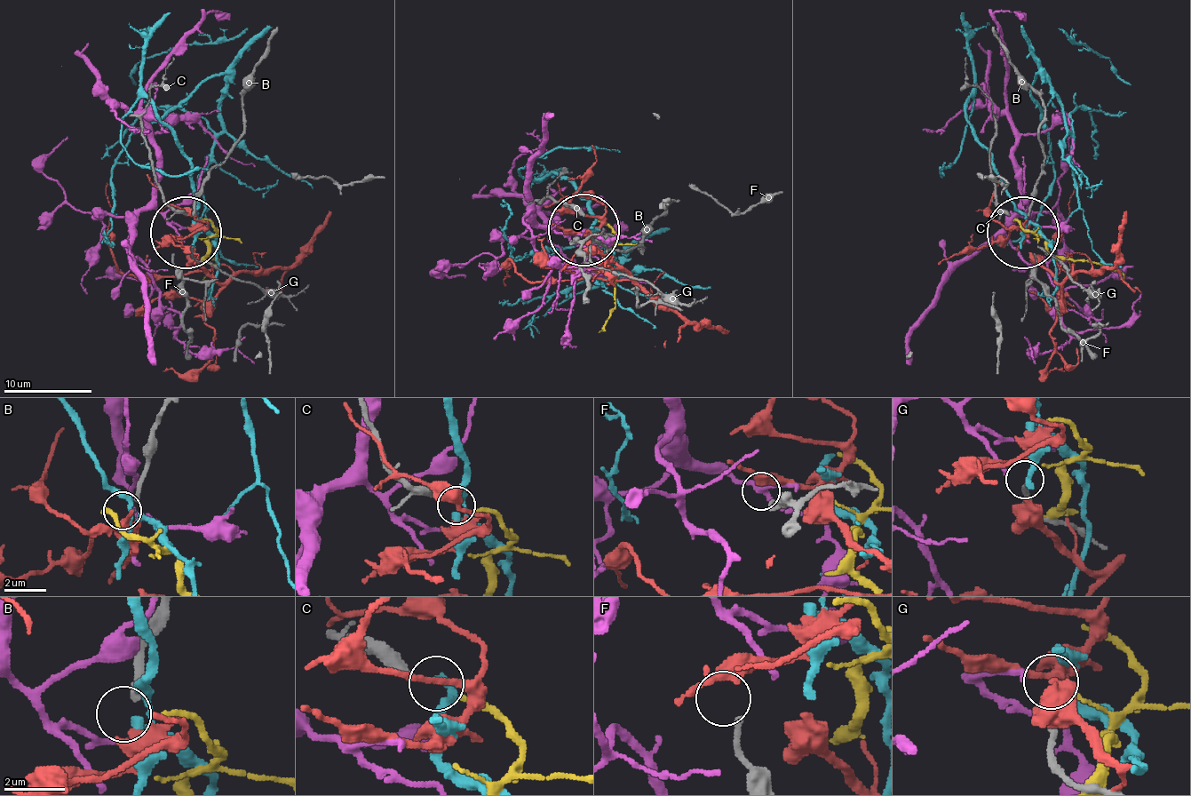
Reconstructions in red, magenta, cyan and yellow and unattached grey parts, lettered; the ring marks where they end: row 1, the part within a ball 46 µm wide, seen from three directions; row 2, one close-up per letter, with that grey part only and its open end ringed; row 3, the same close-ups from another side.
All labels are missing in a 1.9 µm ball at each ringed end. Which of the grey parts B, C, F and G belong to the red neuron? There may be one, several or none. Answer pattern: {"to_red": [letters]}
{"to_red": ["B"]}

